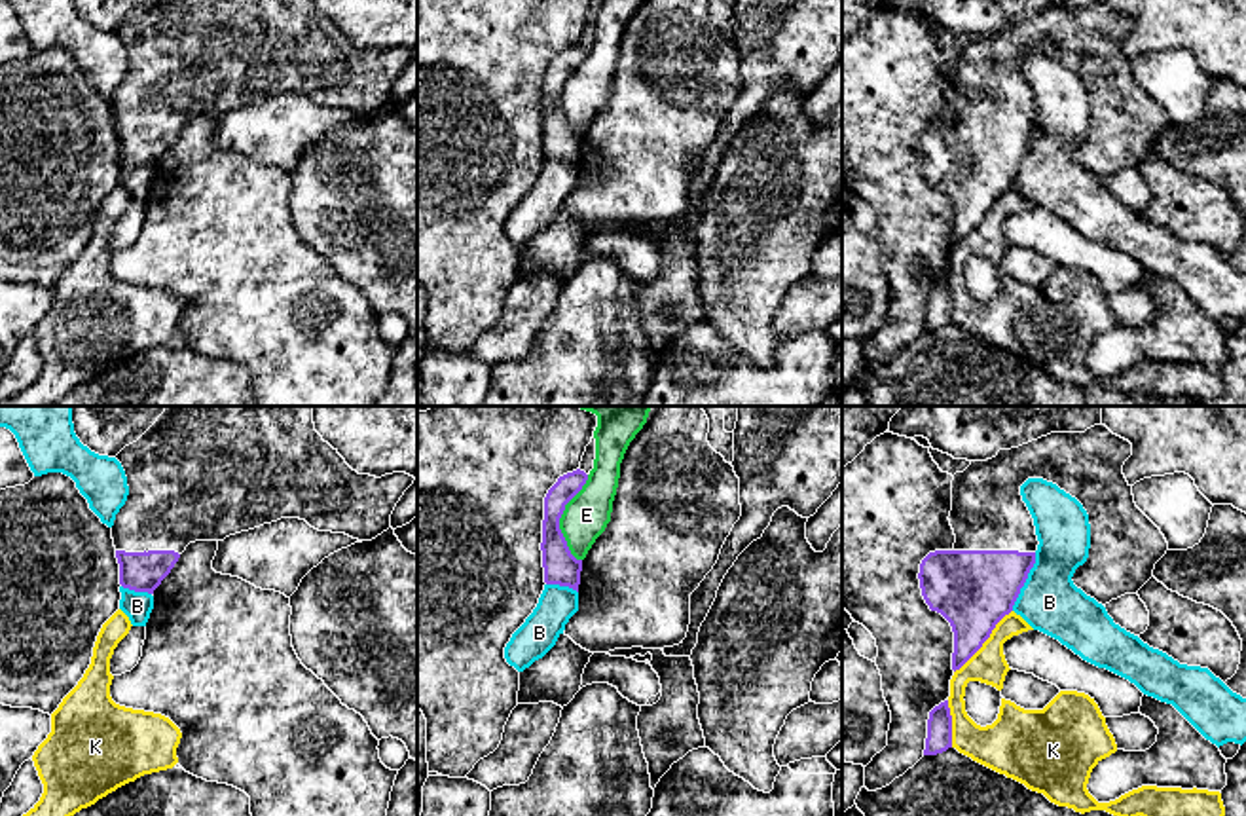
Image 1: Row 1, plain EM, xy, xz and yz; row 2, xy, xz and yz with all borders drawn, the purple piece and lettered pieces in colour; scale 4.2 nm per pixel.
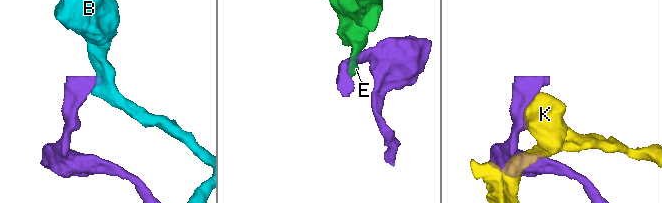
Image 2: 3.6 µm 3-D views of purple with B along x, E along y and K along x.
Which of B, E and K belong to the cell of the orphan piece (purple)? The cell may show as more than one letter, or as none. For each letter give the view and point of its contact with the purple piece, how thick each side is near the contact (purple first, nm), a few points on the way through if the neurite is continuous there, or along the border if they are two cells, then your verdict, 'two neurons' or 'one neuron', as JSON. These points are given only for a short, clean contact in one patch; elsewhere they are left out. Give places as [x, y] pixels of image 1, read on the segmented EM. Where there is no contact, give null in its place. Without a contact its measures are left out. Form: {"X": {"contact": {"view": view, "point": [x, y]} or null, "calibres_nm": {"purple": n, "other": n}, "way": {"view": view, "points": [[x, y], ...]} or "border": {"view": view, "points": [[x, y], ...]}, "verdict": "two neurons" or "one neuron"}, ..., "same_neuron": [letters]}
{"B": {"contact": {"view": "yz", "point": [1025, 581]}, "calibres_nm": {"purple": 340, "other": 260}, "border": {"view": "yz", "points": [[1036, 553], [1036, 562], [1011, 610]]}, "verdict": "two neurons"}, "E": {"contact": {"view": "xz", "point": [560, 517]}, "calibres_nm": {"purple": 150, "other": 190}, "border": {"view": "xz", "points": [[588, 475], [560, 519], [560, 532], [577, 560]]}, "verdict": "two neurons"}, "K": {"contact": {"view": "yz", "point": [985, 640]}, "calibres_nm": {"purple": 340, "other": 150}, "verdict": "two neurons"}, "same_neuron": []}

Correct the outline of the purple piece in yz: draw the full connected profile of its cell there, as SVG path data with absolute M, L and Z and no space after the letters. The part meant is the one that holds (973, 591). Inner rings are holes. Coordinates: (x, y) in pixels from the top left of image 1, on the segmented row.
M1106 425L1051 433L986 461L971 461L952 480L952 550L929 552L920 588L954 632L952 670L960 670L1013 611L1035 564L1037 535L1020 486L1043 478L1075 497L1089 514L1089 558L1073 584L1106 605L1153 577L1168 543L1136 507L1123 474L1132 444Z

